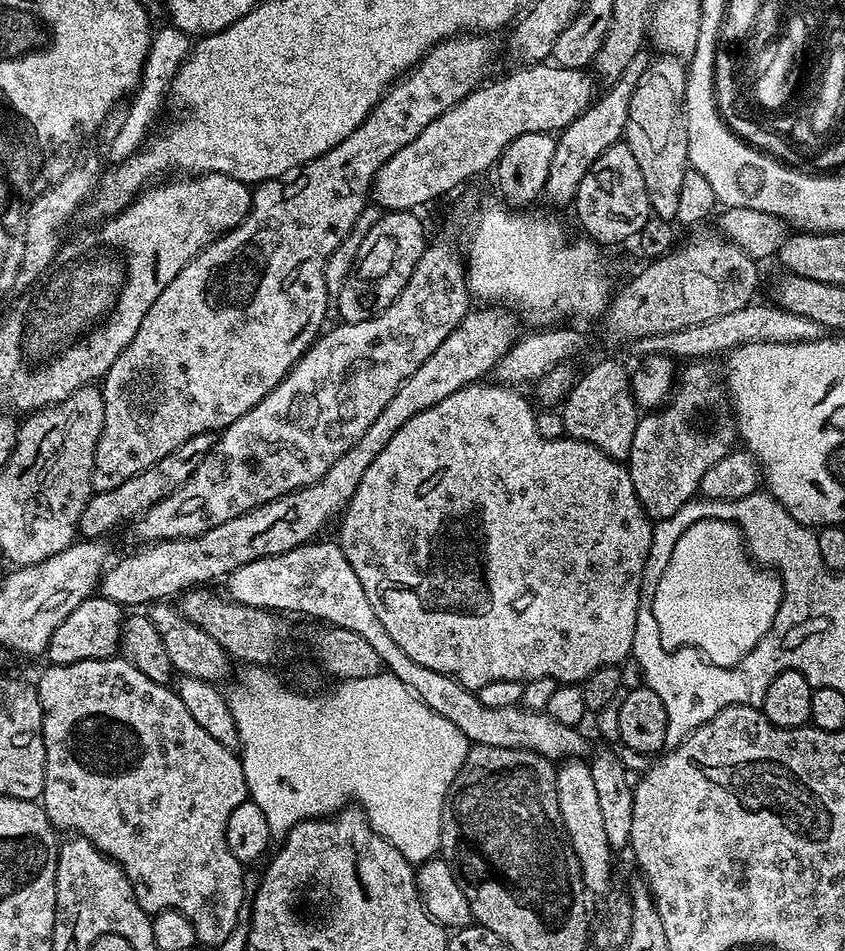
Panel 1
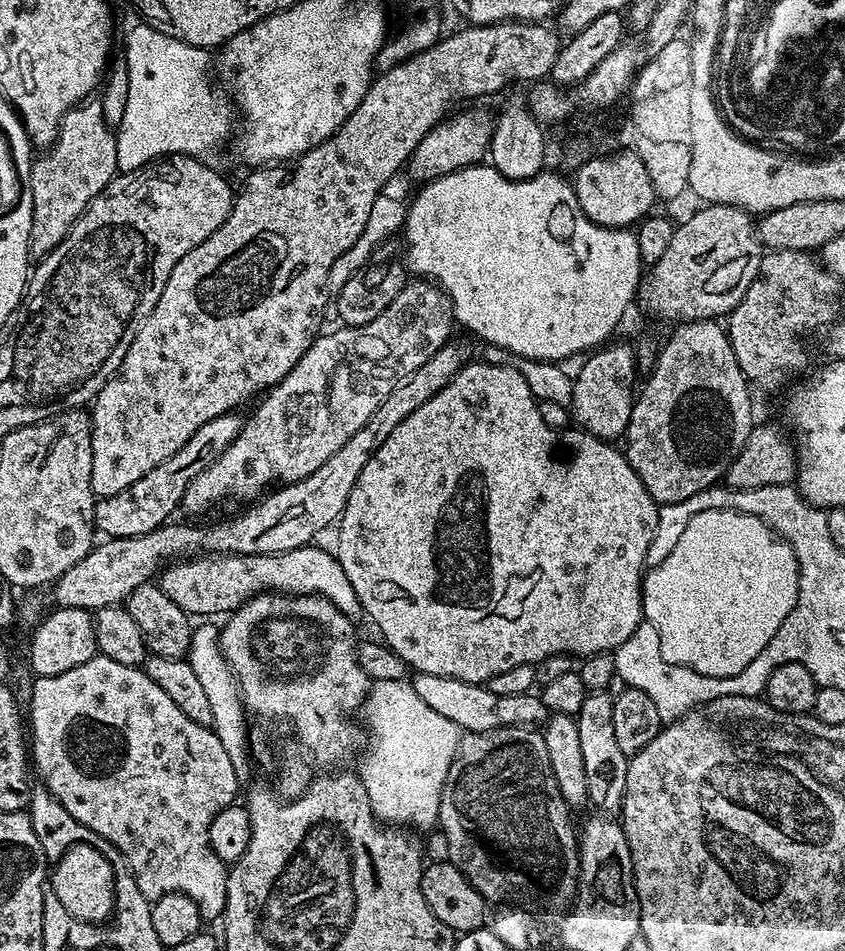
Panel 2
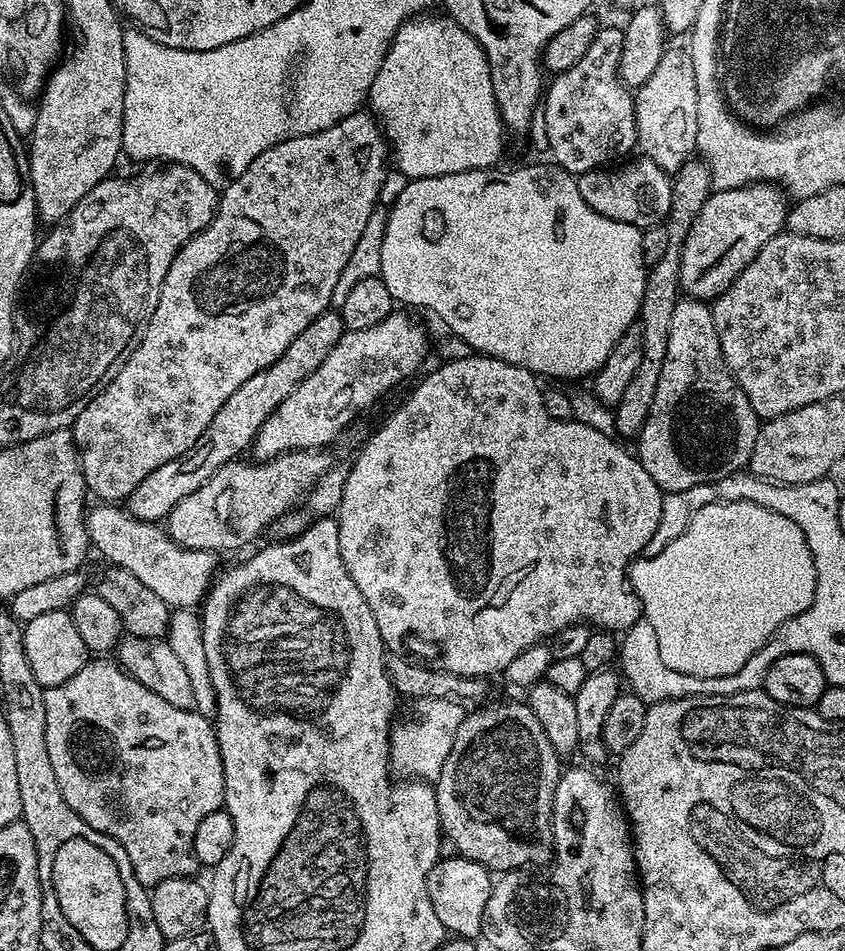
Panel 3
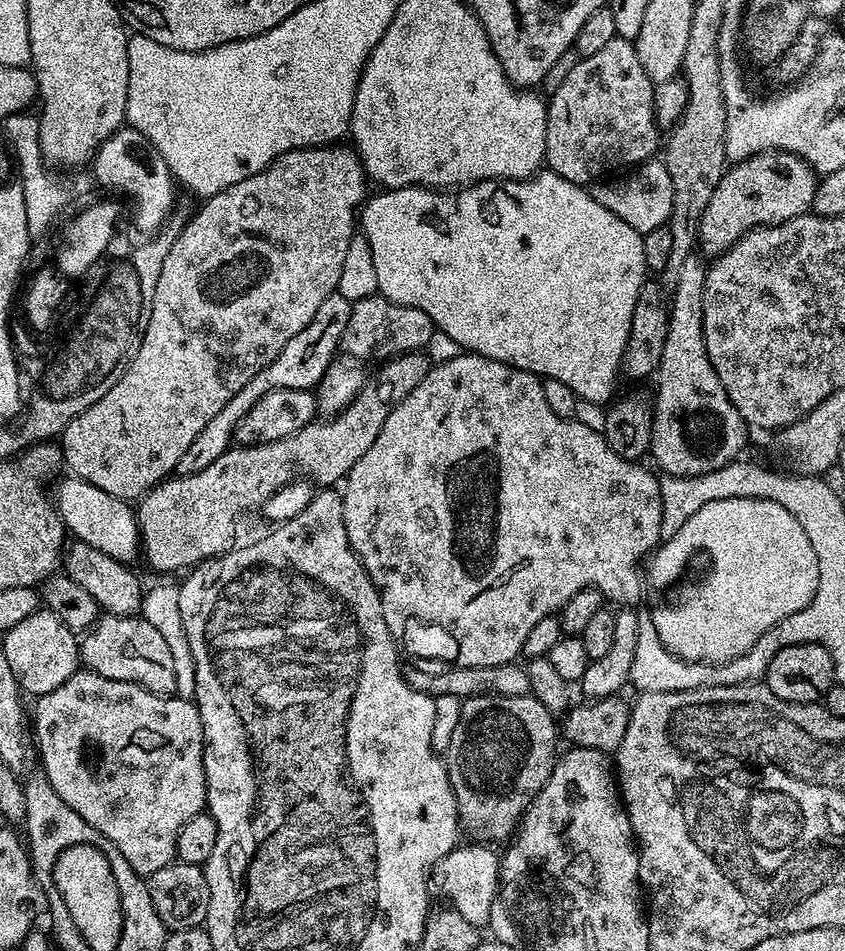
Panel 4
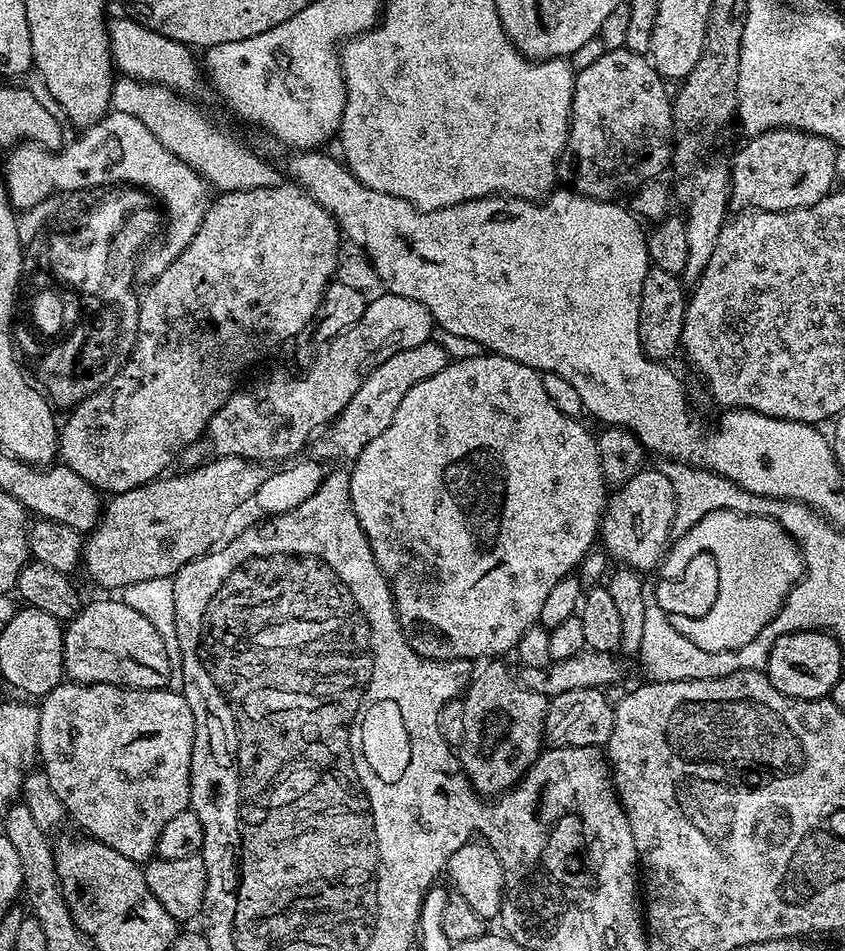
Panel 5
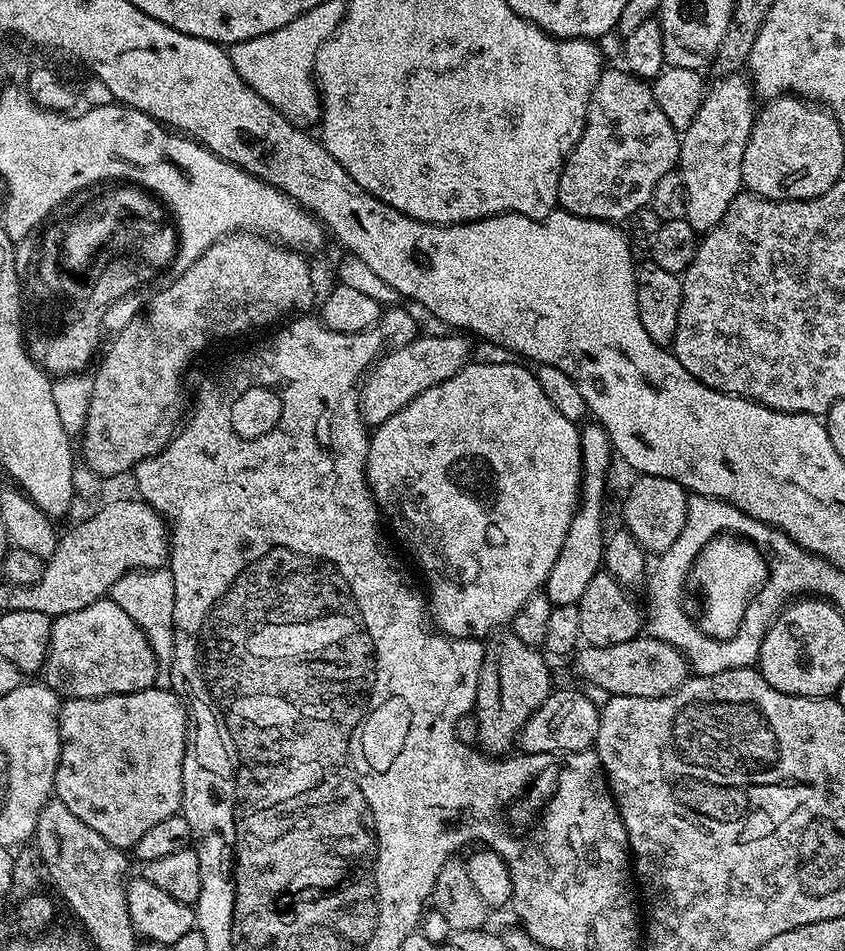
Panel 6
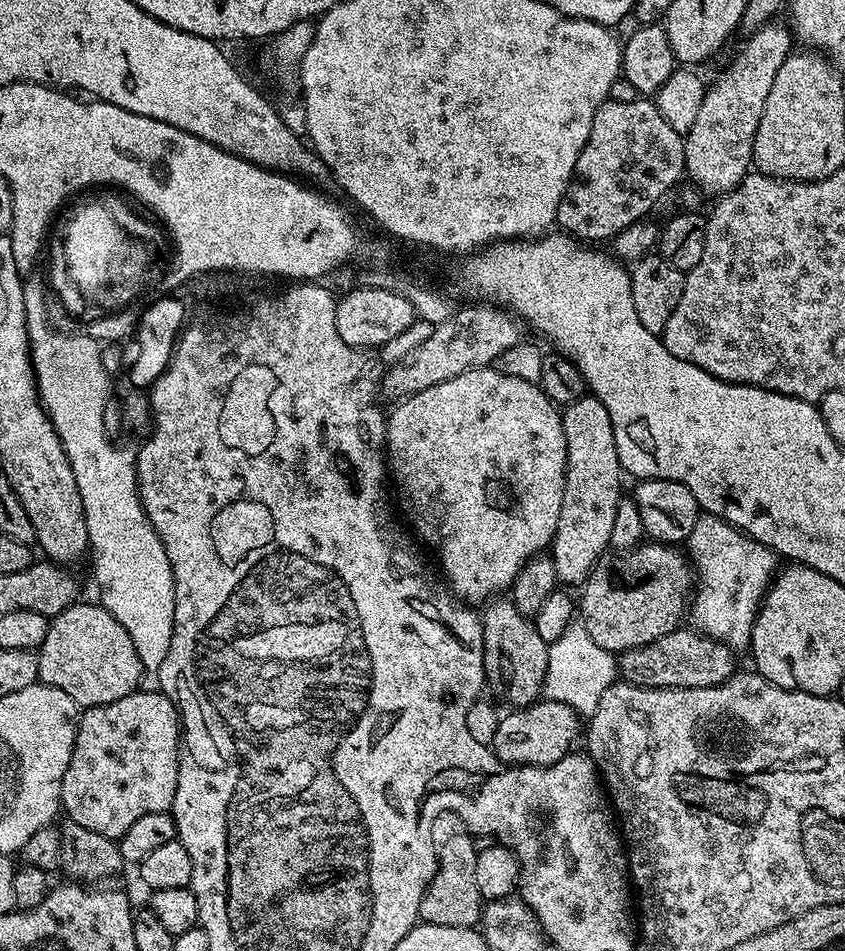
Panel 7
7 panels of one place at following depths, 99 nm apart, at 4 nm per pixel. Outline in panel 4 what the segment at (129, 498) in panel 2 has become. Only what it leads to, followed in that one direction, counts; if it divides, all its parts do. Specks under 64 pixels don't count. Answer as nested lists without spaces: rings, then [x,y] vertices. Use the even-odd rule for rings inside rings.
[[[334,291],[329,294],[326,302],[318,306],[310,326],[305,326],[299,334],[294,334],[294,338],[290,338],[290,342],[282,346],[282,354],[278,354],[278,358],[274,358],[270,366],[258,370],[258,374],[254,374],[254,378],[250,378],[250,382],[246,382],[246,386],[242,386],[242,390],[238,390],[238,394],[234,394],[234,398],[230,398],[230,402],[226,402],[226,406],[222,406],[222,410],[214,414],[214,418],[210,418],[206,430],[202,430],[198,438],[194,438],[194,446],[190,446],[186,454],[182,454],[179,475],[190,476],[200,470],[206,470],[206,466],[210,466],[214,458],[218,458],[233,447],[237,426],[266,394],[278,390],[306,392],[315,389],[334,362],[335,356],[332,355],[337,355],[340,339],[346,330],[346,322],[350,322],[352,305],[353,301],[342,298],[340,292]]]

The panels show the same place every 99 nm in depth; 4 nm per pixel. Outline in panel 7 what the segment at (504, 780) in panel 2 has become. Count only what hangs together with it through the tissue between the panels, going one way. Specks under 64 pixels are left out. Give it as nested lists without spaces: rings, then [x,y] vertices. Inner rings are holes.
[[[493,598],[483,605],[484,679],[497,684],[500,692],[516,708],[526,708],[541,699],[546,670],[548,644],[542,642],[535,623],[517,610],[510,598]]]

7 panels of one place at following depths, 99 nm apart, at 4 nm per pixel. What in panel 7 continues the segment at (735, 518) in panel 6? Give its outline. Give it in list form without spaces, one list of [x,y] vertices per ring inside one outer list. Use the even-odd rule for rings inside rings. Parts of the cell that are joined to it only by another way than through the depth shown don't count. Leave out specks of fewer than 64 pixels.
[[[702,514],[698,522],[694,522],[694,530],[690,530],[686,541],[686,555],[698,573],[698,585],[690,600],[690,620],[705,636],[721,640],[727,648],[747,649],[752,642],[752,631],[760,605],[778,571],[777,553],[767,548],[762,542],[750,538],[746,533],[726,523],[722,518]]]

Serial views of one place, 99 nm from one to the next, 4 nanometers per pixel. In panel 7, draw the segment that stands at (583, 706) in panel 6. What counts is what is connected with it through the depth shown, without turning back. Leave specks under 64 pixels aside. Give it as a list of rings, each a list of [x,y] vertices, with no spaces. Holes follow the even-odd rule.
[[[541,698],[526,708],[512,710],[509,716],[501,715],[490,747],[506,765],[544,768],[569,755],[579,736],[581,739],[582,718],[577,712],[562,702]]]

